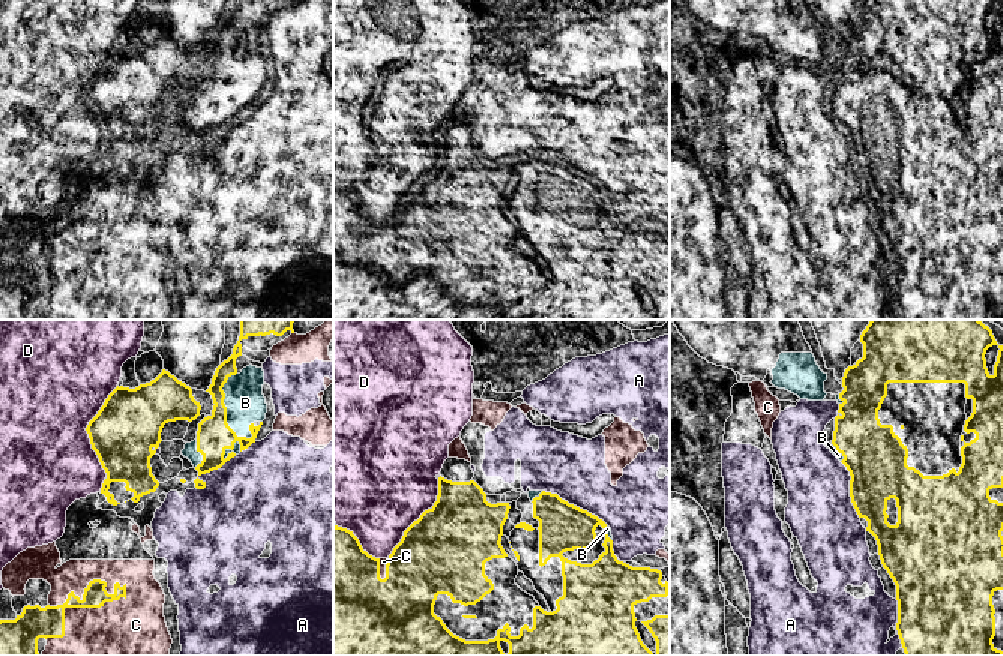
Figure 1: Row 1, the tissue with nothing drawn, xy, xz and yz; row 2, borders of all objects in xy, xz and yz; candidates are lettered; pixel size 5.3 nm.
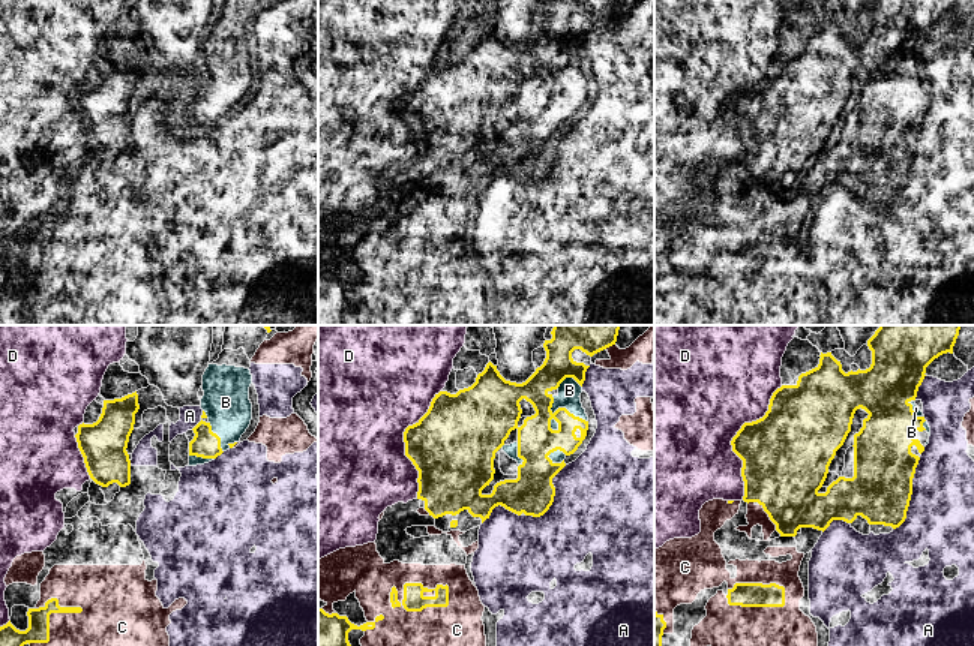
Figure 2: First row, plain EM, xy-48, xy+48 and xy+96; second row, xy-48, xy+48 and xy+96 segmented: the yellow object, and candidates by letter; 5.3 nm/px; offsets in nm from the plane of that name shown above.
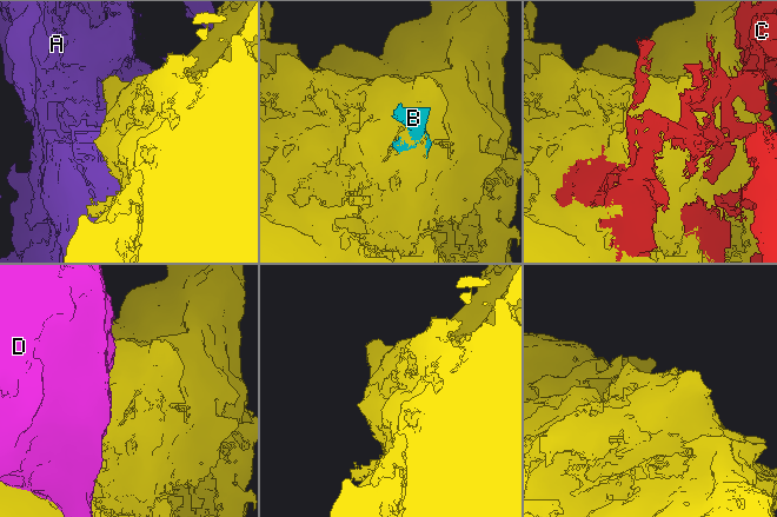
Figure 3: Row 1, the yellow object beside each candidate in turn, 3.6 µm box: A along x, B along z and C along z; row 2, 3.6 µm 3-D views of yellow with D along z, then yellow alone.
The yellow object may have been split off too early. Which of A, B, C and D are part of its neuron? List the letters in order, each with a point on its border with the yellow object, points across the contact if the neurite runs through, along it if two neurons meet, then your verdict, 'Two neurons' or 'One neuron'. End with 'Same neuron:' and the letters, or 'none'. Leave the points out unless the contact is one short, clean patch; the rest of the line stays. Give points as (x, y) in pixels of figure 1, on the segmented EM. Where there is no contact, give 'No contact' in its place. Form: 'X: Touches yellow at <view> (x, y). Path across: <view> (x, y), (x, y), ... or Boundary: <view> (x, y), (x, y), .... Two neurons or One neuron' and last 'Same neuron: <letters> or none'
A: Touches yellow at xz (575, 506). Two neurons
B: Touches yellow at xy (225, 410). One neuron
C: Touches yellow at xy (78, 607). Two neurons
D: Touches yellow at xy (86, 430). Two neurons
Same neuron: B

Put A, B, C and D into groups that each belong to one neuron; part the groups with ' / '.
A C / B / D

